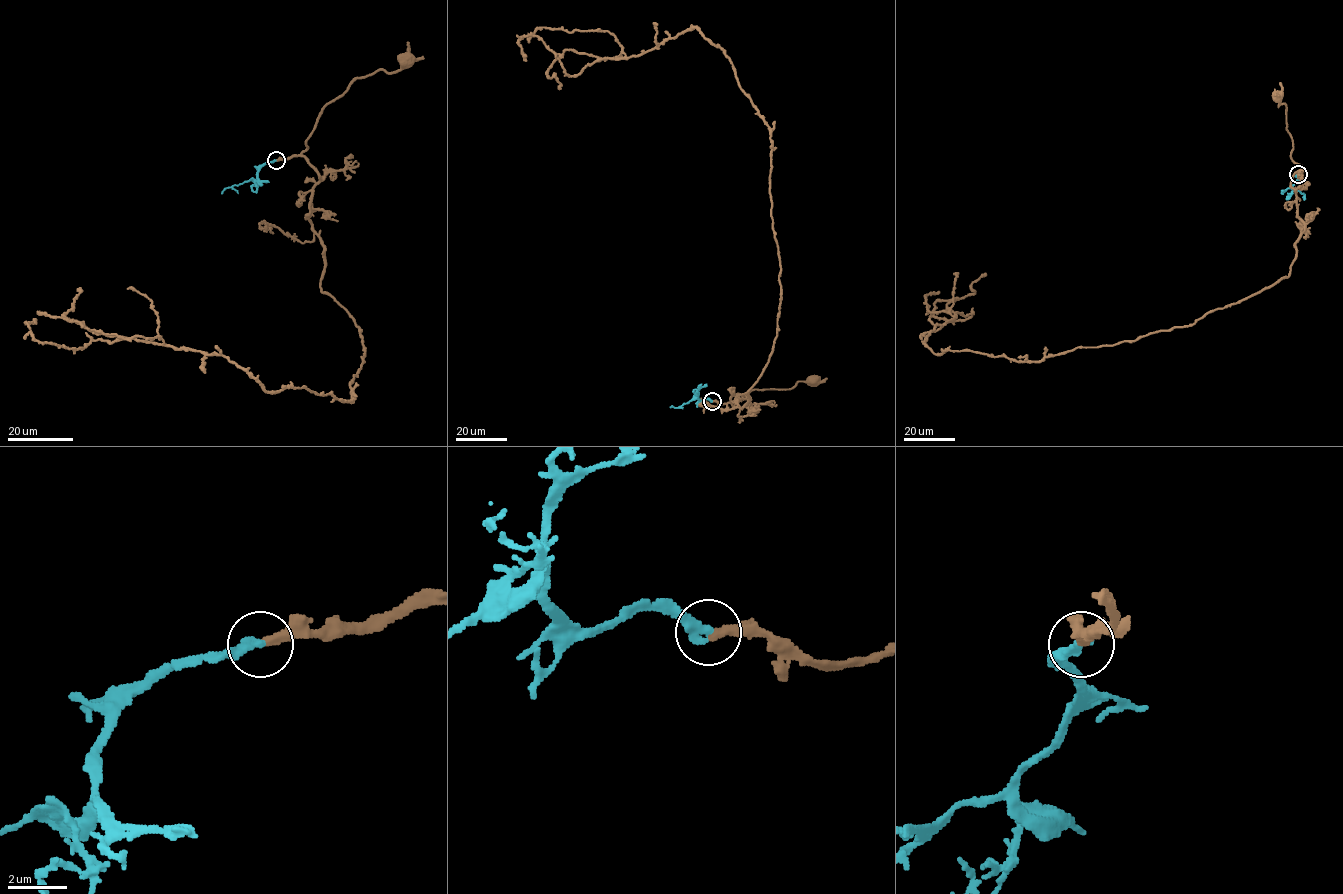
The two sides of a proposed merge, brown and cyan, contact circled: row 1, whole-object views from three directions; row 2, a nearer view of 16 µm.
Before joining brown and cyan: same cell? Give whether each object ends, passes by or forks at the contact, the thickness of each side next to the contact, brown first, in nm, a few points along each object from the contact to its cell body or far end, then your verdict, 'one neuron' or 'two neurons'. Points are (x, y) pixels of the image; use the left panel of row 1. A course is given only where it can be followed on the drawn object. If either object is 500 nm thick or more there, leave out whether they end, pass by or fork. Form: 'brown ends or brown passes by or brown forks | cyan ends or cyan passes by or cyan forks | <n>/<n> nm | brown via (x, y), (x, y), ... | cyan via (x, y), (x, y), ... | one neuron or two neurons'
brown ends | cyan ends | 300/360 nm | brown via (276, 161), (300, 156), (304, 152), (319, 112), (338, 98), (354, 80), (380, 69), (395, 73), (405, 60) | cyan via (276, 161), (261, 166), (256, 180), (226, 188), (221, 194) | one neuron

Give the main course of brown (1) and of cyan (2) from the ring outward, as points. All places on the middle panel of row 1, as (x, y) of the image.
1: (712, 401), (734, 405), (737, 393), (741, 396), (756, 389), (787, 389), (799, 381), (812, 380)
2: (712, 401), (701, 400), (697, 395), (678, 407), (670, 407)

